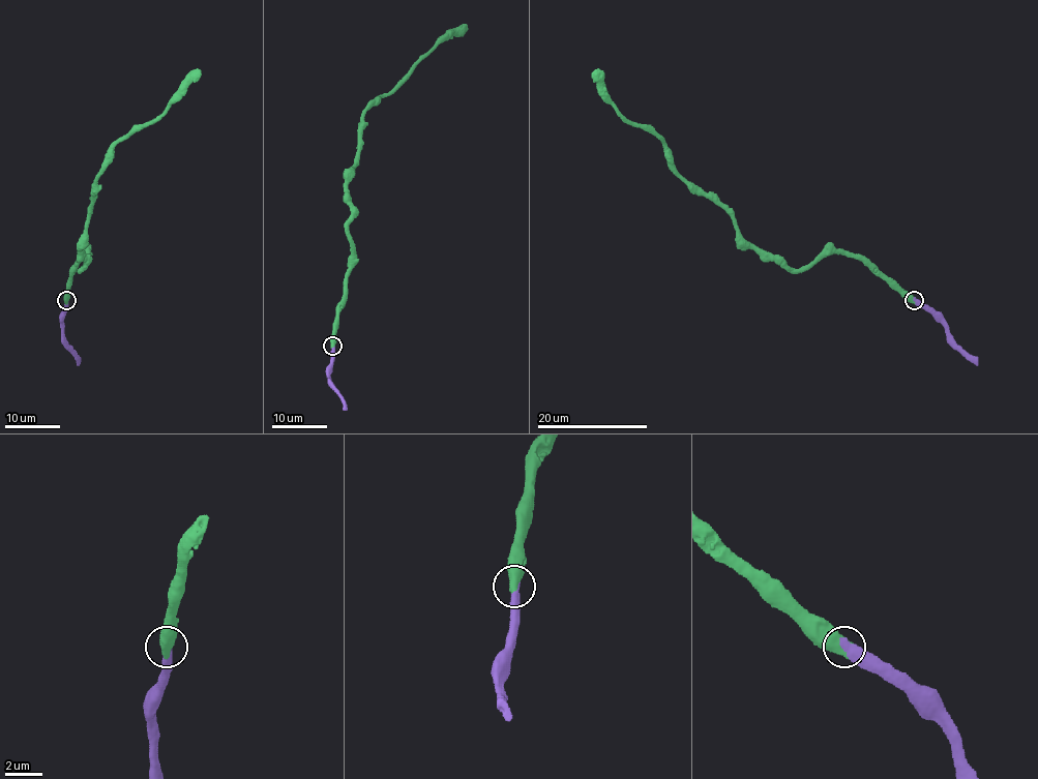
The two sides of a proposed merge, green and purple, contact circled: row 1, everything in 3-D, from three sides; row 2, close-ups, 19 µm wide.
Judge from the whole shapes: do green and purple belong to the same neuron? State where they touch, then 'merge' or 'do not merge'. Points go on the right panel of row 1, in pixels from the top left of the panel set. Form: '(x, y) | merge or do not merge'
(914, 300) | merge

